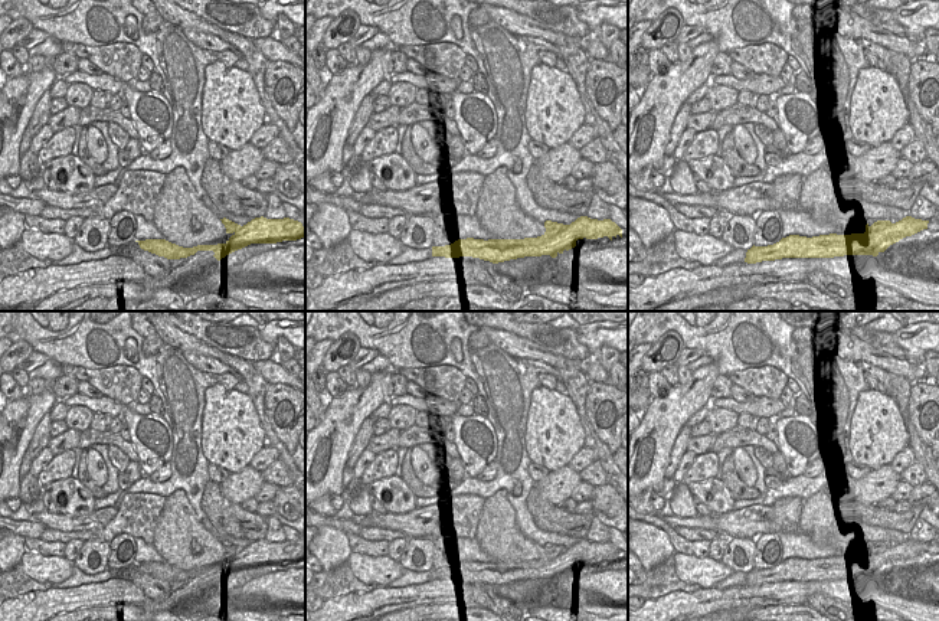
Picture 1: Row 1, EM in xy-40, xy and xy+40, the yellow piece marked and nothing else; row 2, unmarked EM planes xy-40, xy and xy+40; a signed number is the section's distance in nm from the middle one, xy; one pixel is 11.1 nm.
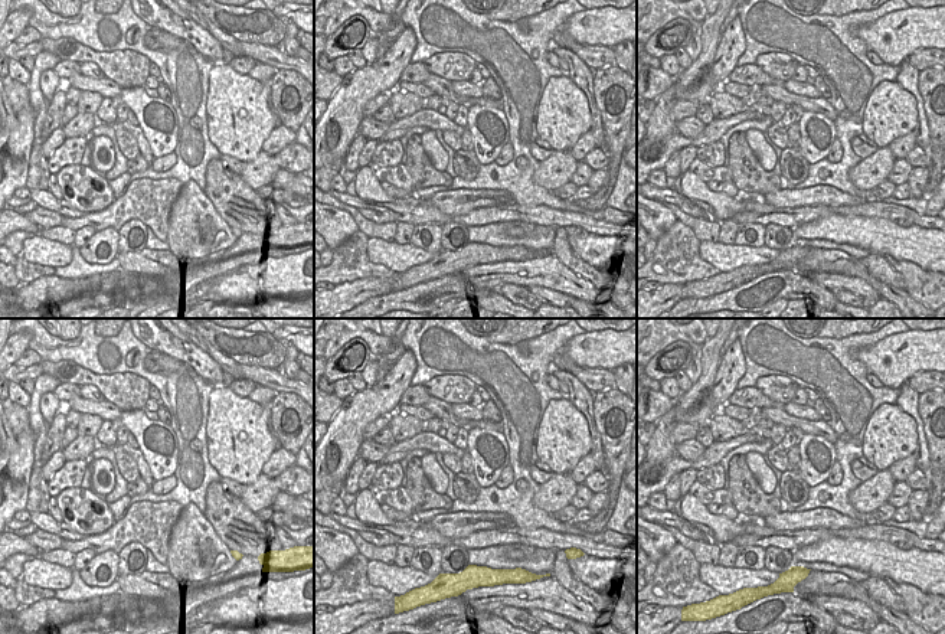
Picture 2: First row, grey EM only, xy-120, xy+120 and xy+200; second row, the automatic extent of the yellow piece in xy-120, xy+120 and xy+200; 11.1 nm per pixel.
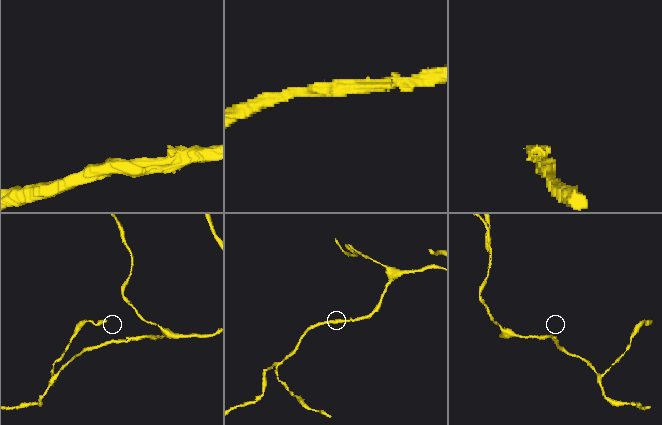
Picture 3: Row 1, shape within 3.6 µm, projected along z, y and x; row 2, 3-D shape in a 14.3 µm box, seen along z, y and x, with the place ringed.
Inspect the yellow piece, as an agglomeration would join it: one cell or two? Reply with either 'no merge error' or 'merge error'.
no merge error

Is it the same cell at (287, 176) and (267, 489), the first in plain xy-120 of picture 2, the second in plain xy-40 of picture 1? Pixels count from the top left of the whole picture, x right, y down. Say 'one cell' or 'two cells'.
one cell

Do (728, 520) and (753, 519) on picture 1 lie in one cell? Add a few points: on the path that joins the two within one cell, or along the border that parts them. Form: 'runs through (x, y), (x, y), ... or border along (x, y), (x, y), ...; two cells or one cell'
runs through (733, 520), (748, 520); one cell

